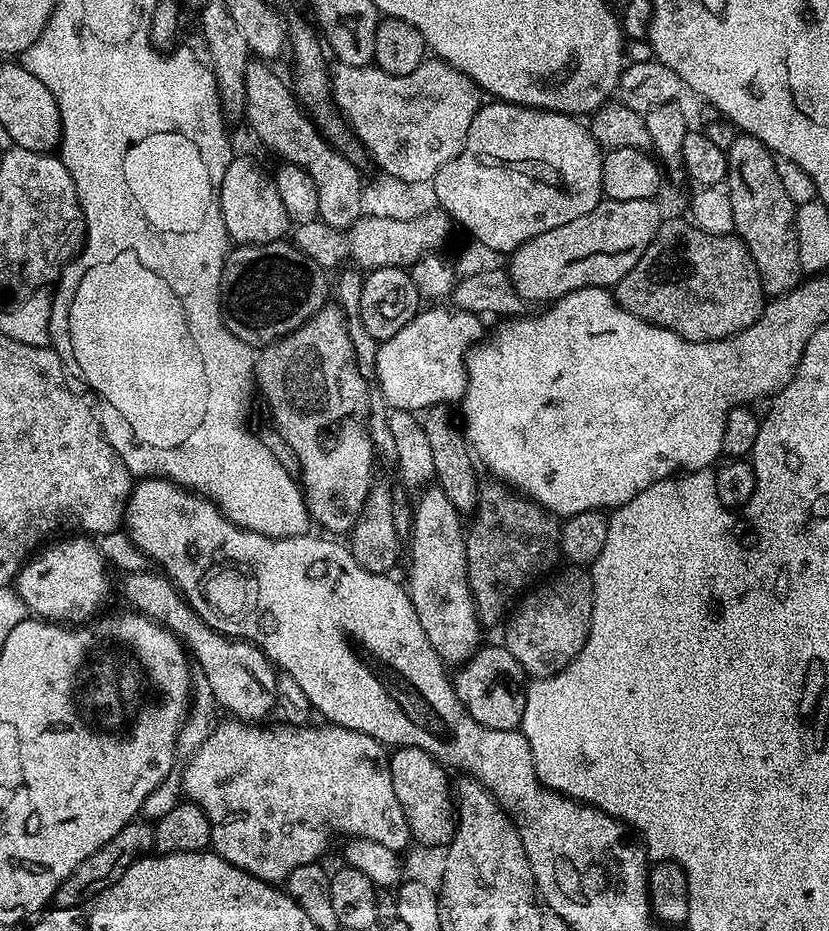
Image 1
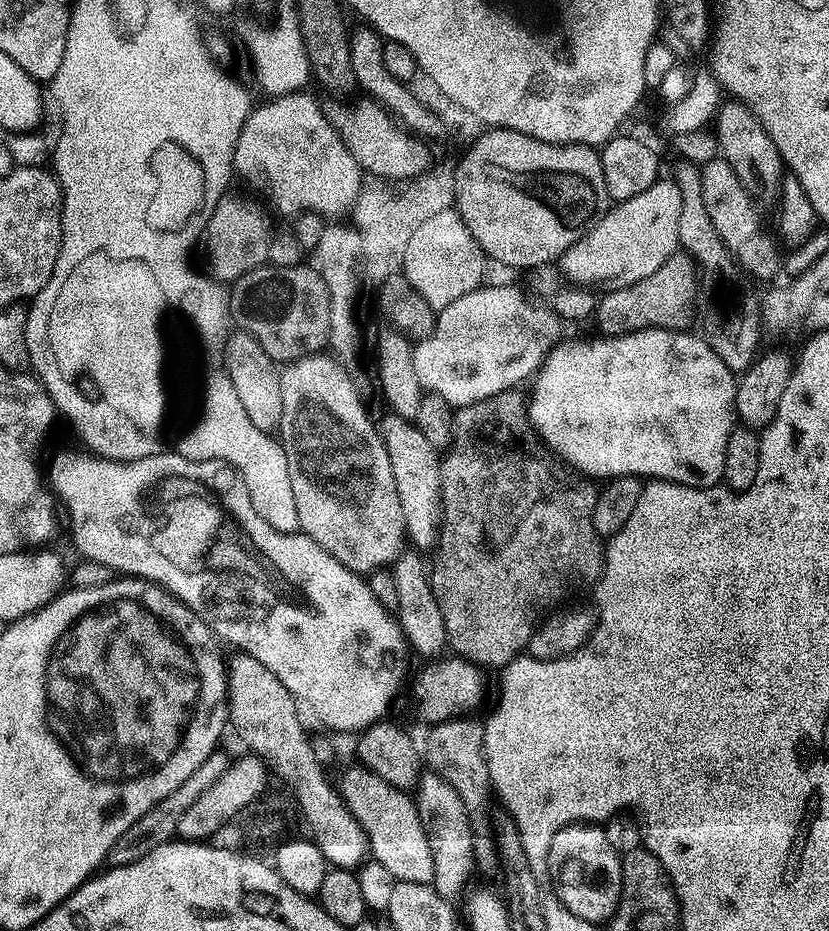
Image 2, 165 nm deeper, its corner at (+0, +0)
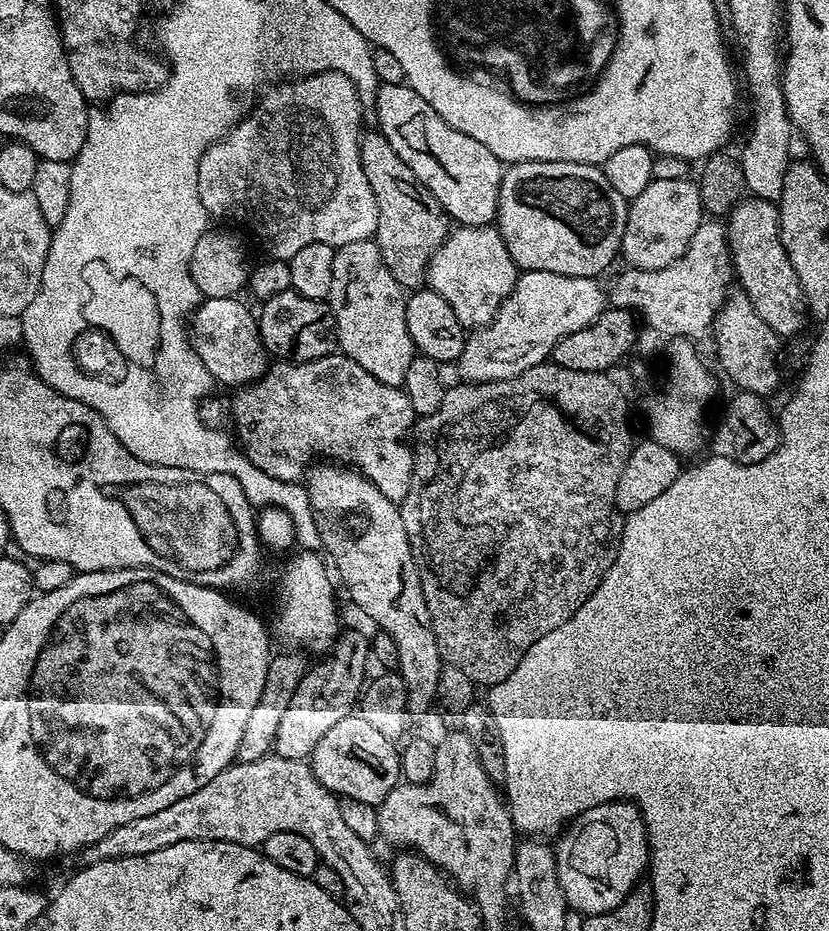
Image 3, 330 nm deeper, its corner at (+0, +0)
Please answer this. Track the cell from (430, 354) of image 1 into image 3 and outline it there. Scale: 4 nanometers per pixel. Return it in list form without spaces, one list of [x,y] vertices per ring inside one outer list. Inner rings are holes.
[[[523,271],[491,324],[465,339],[463,352],[456,361],[459,377],[467,383],[505,380],[545,363],[558,341],[592,324],[603,312],[606,294],[598,283],[595,277]]]

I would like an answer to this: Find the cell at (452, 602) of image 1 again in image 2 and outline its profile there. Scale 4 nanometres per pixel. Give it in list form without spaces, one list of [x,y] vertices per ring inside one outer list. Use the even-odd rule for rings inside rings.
[[[388,414],[384,421],[379,421],[378,431],[384,437],[386,454],[390,454],[390,462],[394,470],[394,482],[398,486],[398,502],[402,502],[402,518],[404,519],[404,531],[407,539],[412,540],[417,549],[431,549],[435,545],[436,537],[440,531],[440,462],[441,453],[418,430],[413,421],[395,414]]]

